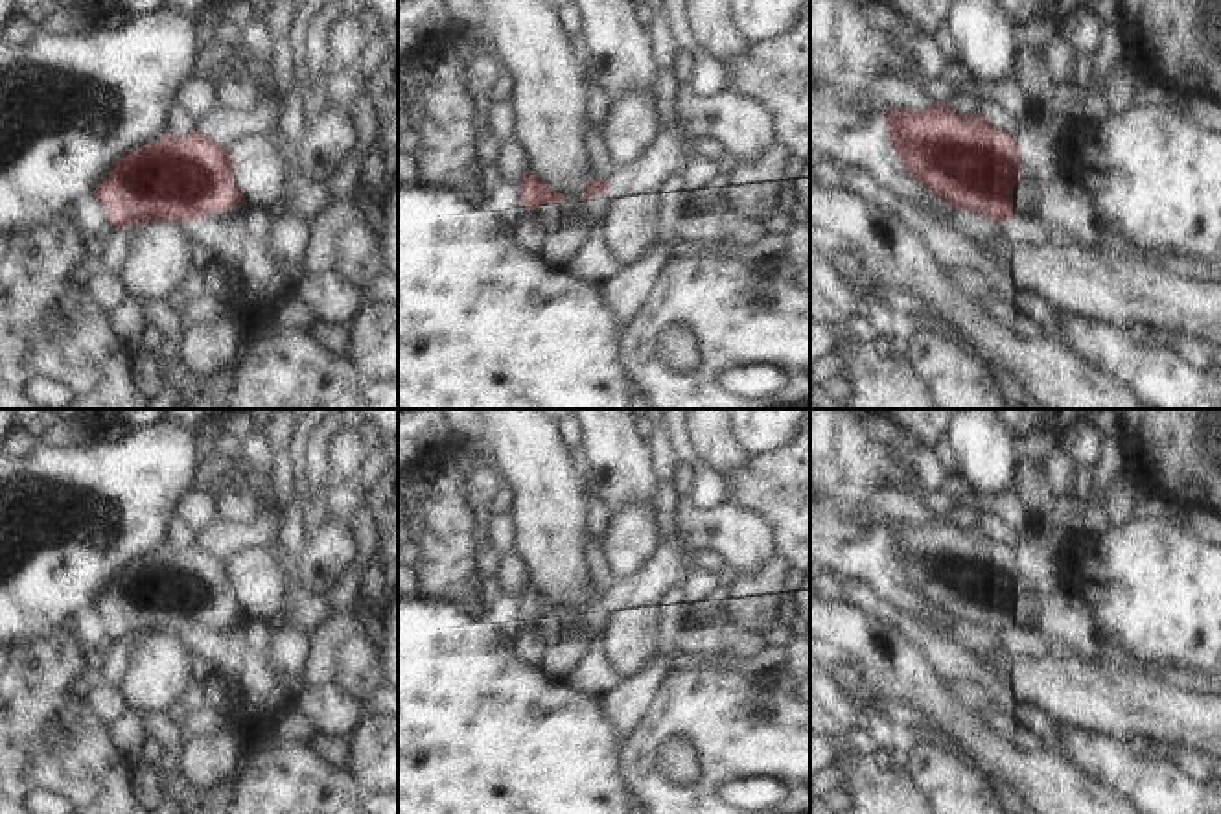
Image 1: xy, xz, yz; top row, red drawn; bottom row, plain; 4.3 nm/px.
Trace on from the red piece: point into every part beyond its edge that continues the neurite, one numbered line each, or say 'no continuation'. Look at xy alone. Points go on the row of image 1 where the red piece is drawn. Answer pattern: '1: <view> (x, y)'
1: xy (238, 212)

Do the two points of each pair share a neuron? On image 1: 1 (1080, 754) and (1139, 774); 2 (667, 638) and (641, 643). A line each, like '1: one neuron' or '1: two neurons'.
1: one neuron
2: two neurons

